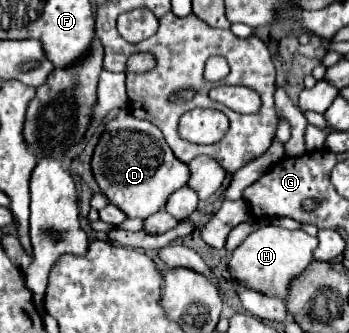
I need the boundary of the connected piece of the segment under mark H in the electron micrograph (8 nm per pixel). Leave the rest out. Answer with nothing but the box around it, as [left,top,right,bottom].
[228,225,318,299]

